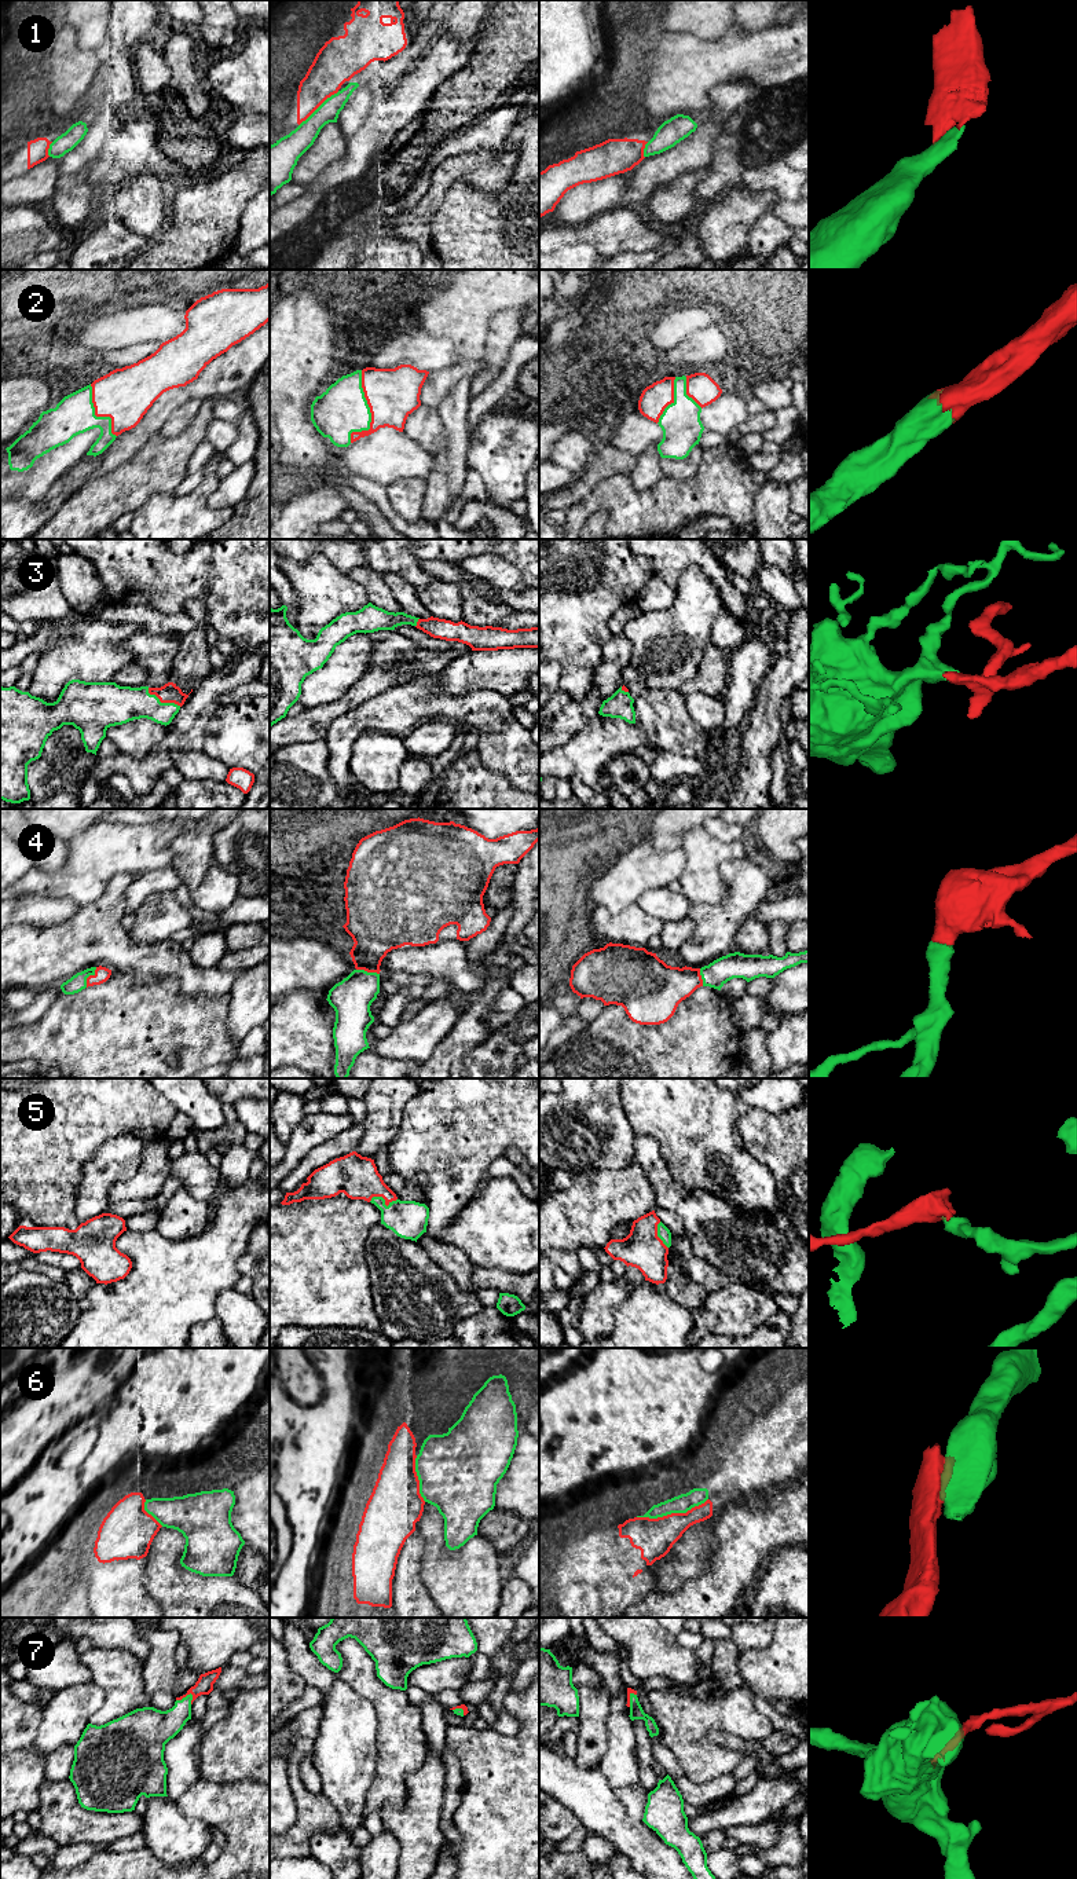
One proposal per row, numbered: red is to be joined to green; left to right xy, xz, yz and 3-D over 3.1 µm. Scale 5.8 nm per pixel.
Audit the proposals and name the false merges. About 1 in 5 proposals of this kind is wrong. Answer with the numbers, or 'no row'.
1, 6

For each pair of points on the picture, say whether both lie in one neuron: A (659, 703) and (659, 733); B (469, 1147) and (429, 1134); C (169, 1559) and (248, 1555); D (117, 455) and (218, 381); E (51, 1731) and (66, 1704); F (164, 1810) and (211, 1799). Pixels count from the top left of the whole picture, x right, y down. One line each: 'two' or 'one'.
A: one
B: one
C: two
D: one
E: one
F: two

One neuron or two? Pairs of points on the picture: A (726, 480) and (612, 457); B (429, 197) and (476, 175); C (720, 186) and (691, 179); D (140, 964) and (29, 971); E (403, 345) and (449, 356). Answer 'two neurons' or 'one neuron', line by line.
A: two neurons
B: one neuron
C: two neurons
D: one neuron
E: one neuron

